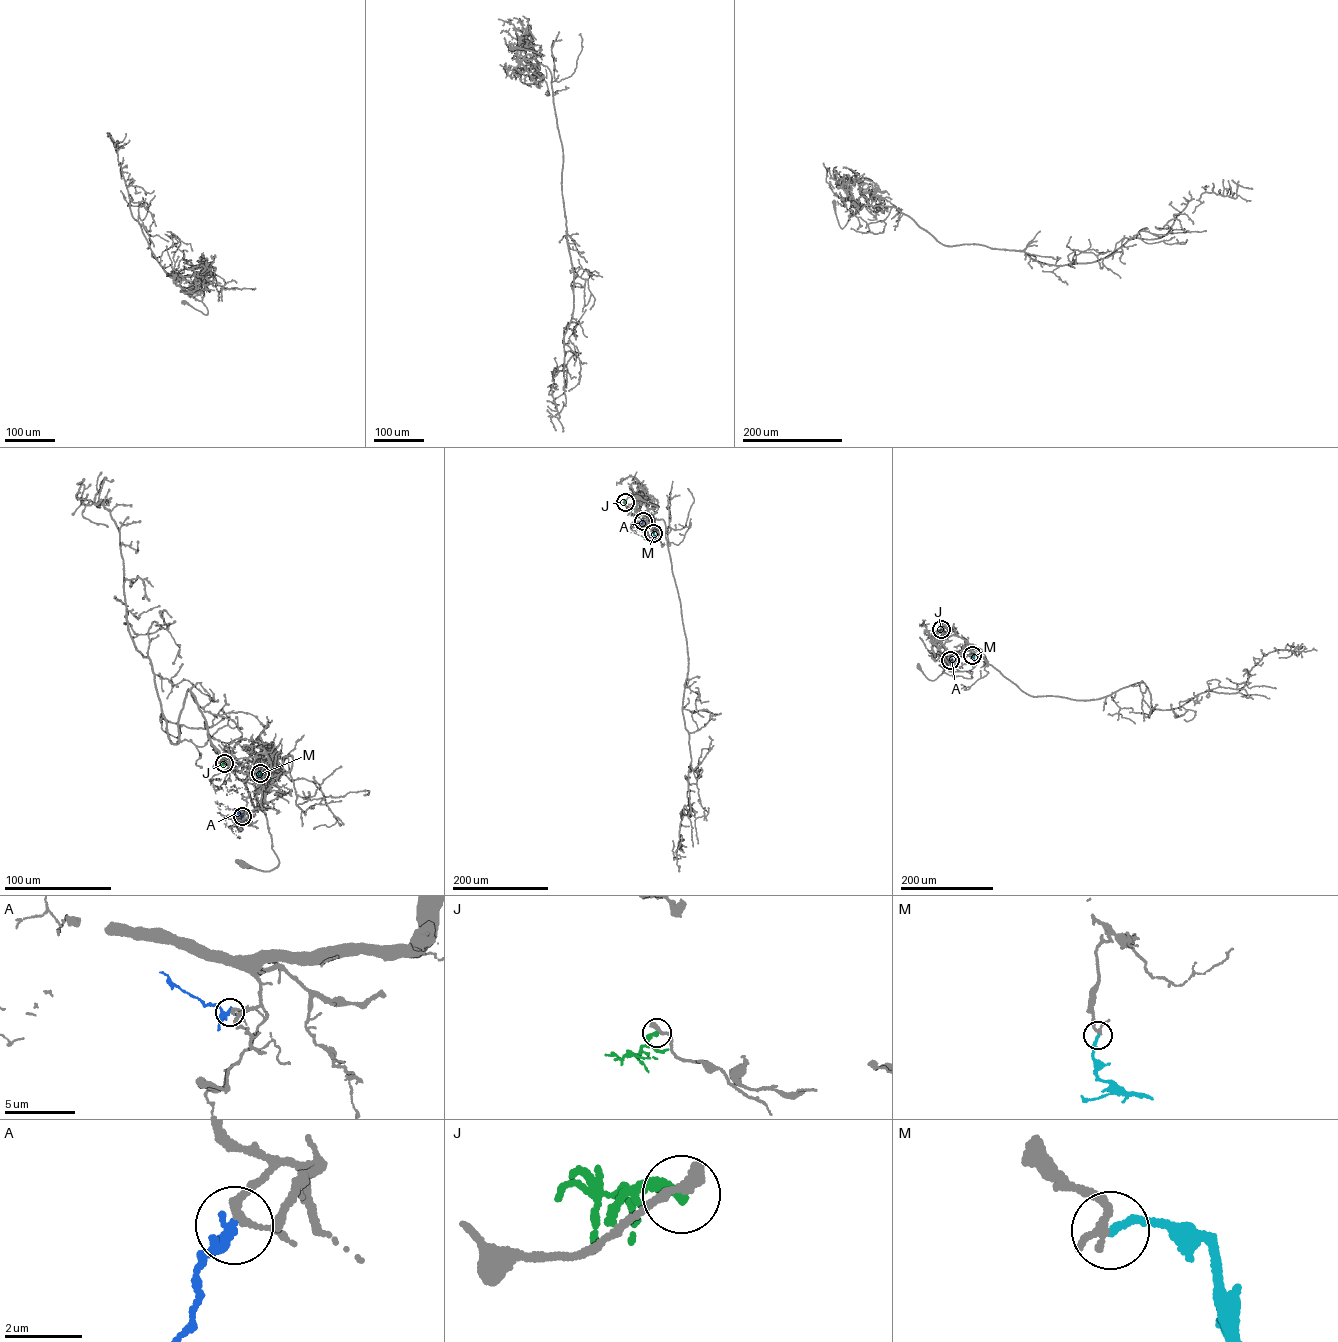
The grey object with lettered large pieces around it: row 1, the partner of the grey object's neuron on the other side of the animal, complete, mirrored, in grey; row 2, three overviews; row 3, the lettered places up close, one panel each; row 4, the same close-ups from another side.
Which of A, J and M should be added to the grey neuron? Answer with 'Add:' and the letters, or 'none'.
Add: A, M

